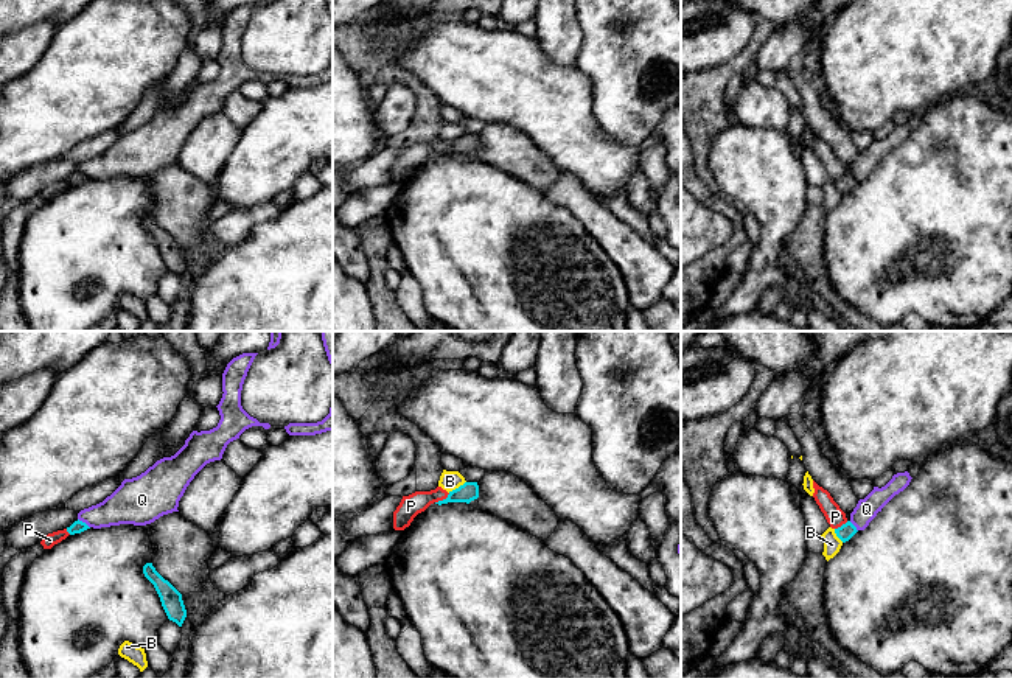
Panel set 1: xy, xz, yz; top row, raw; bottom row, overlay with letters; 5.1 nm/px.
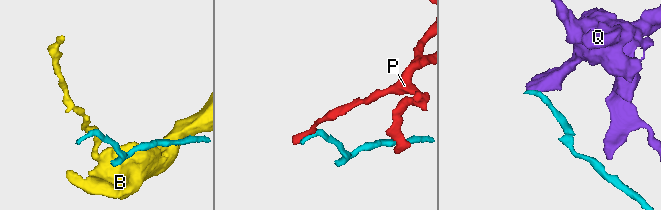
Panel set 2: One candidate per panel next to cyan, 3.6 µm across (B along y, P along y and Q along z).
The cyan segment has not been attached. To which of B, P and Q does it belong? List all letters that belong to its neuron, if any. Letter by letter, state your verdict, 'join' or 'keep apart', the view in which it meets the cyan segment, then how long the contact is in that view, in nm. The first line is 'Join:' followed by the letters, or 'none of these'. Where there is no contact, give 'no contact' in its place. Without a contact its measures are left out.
Join: Q
B: keep apart; contact in xz; length 110 nm
P: keep apart; contact in xz; length 90 nm
Q: join; contact in xy; length 80 nm

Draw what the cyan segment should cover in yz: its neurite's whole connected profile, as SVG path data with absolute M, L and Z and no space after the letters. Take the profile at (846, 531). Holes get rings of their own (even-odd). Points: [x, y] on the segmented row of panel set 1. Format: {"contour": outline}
{"contour": "M908 471L897 473L892 479L881 488L874 487L874 490L864 498L860 499L853 512L850 513L850 519L841 527L835 529L836 536L846 543L849 541L858 530L864 530L869 522L877 516L878 512L900 491L903 491L909 482L911 476Z"}

